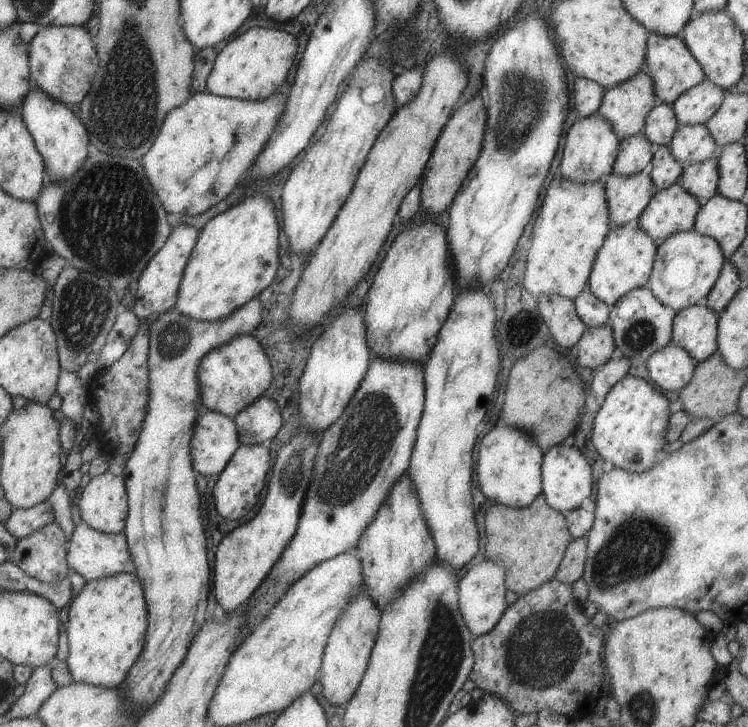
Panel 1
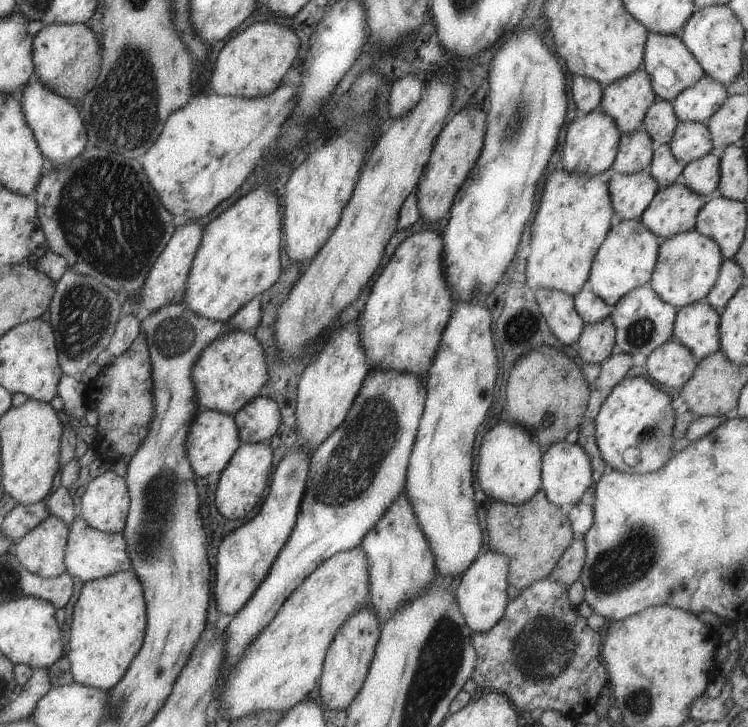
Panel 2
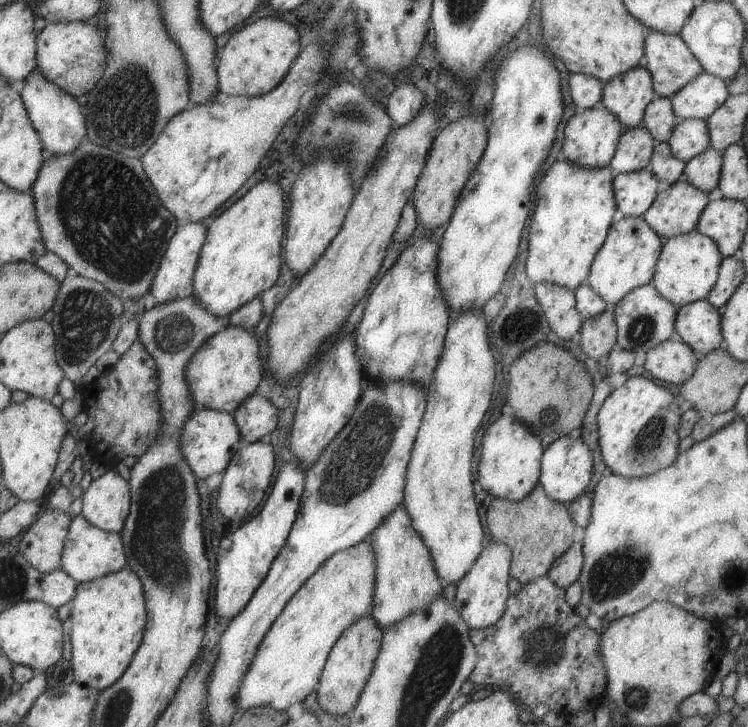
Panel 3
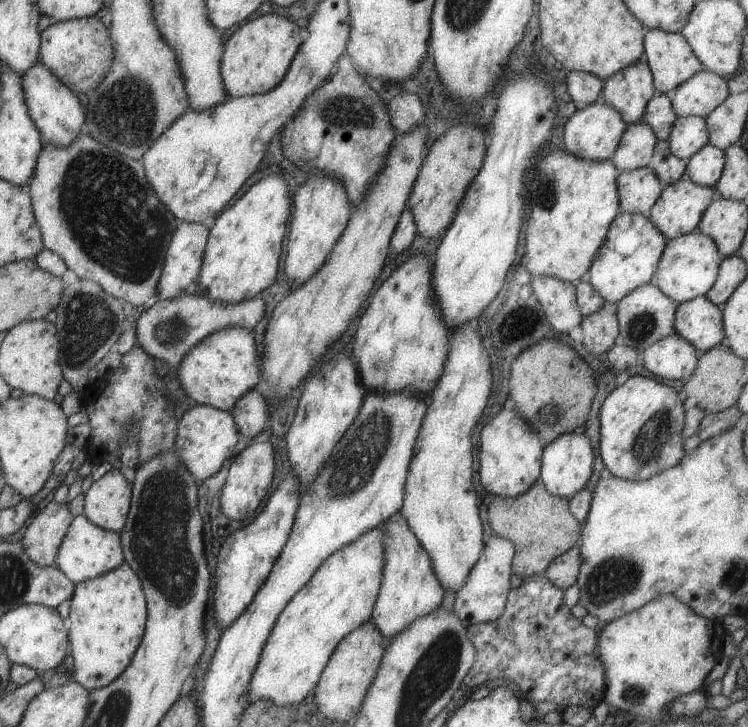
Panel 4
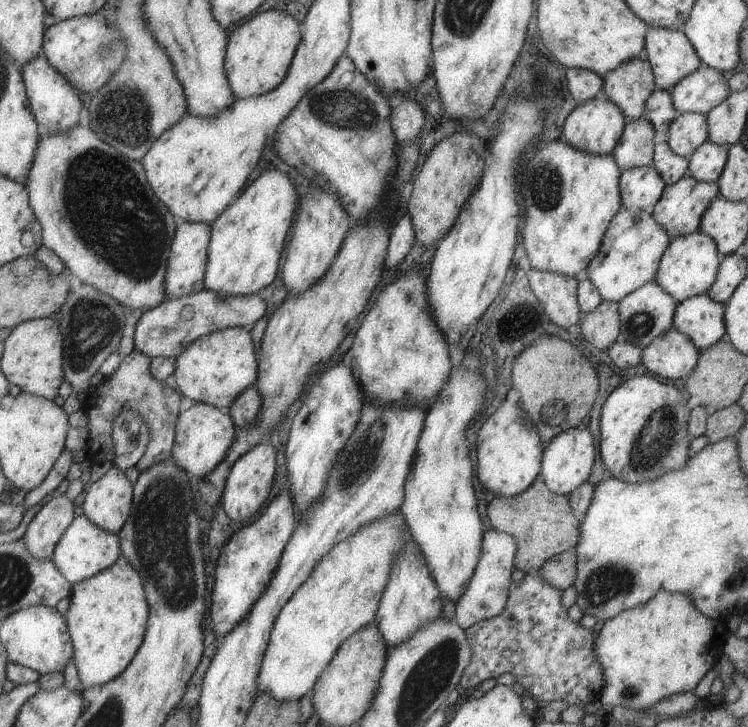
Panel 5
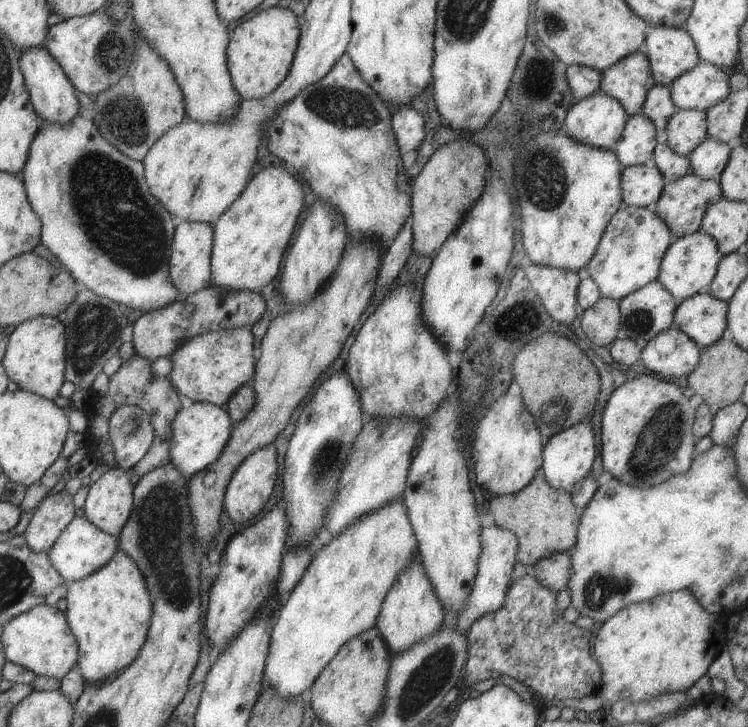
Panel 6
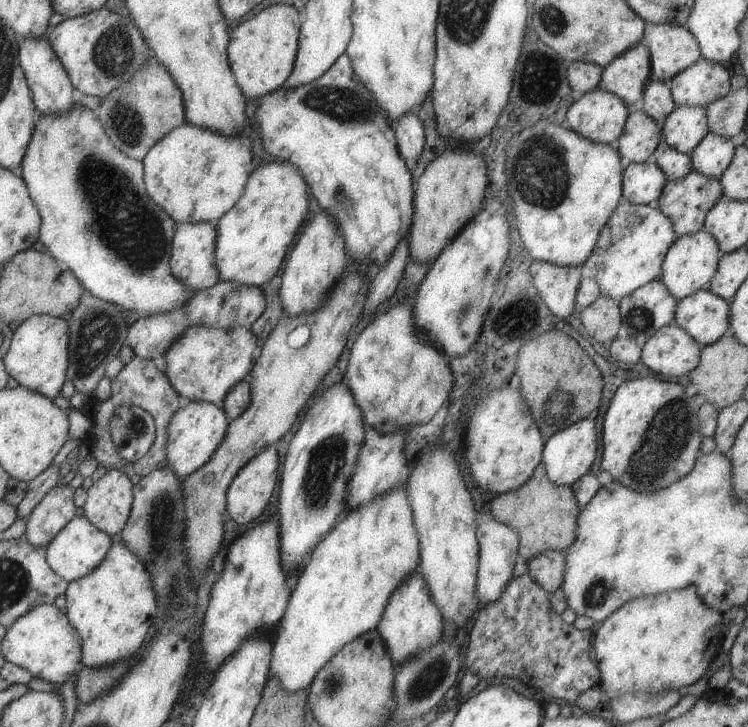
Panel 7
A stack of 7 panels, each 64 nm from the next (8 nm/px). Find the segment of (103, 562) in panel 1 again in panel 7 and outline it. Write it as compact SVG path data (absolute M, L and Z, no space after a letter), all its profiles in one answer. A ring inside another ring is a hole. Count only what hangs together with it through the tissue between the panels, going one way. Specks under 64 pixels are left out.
M74 517L66 526L63 526L62 530L59 530L51 540L51 544L46 547L45 559L49 568L69 584L93 572L107 556L107 550L111 548L113 541L113 537L97 530L86 517Z

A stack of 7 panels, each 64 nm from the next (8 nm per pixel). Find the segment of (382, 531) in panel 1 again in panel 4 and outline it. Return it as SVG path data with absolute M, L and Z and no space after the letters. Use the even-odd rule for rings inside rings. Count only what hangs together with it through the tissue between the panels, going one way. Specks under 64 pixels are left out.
M399 514L385 522L383 544L382 579L370 621L380 630L385 641L390 641L416 618L432 613L439 607L444 590L435 578L429 556Z

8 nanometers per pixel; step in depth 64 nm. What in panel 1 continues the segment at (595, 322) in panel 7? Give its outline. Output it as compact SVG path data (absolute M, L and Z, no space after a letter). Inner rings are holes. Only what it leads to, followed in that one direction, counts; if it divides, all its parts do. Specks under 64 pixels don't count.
M610 324L586 328L575 346L576 353L573 358L578 367L599 369L610 360L611 353L616 348Z

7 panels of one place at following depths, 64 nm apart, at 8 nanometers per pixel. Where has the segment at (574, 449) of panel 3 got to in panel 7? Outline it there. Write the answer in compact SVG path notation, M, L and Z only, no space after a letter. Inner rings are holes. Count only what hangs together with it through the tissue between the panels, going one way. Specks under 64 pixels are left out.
M583 418L568 428L559 429L545 439L542 449L542 464L549 482L557 486L571 486L575 480L589 472L589 468L597 456L597 430L591 418Z

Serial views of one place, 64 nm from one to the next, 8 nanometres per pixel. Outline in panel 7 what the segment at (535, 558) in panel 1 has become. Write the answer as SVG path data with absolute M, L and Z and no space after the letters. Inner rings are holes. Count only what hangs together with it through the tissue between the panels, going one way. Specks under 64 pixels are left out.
M540 463L531 478L516 490L489 497L491 516L511 528L518 536L518 557L525 562L543 550L565 551L577 538L578 514L581 508L570 486L549 482Z

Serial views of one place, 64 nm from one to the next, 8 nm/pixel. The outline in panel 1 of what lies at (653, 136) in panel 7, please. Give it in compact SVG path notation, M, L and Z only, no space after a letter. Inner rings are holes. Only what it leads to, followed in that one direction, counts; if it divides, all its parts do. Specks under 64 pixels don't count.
M642 133L623 138L618 143L618 152L612 172L619 176L633 176L648 170L652 160L653 145Z

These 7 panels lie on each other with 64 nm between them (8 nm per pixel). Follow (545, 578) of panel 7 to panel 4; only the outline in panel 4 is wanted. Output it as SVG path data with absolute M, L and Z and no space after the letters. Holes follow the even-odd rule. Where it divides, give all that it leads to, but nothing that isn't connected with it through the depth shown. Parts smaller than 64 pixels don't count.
M577 546L571 547L563 554L556 556L546 566L545 578L557 588L565 591L571 584L576 583L577 575L579 574L579 567L581 564L579 549Z

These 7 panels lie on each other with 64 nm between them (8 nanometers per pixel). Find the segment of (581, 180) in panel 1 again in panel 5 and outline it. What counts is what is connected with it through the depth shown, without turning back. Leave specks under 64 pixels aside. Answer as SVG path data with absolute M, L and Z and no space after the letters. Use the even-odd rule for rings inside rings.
M599 91L593 98L577 104L567 114L562 136L572 147L578 148L580 151L611 155L613 147L619 142L626 121L620 108L612 103L602 91Z

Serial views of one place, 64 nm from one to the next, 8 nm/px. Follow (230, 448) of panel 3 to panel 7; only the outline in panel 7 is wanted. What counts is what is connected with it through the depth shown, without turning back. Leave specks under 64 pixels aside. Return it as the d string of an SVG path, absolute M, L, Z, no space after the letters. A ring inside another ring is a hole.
M190 401L184 408L179 408L167 424L167 446L165 446L167 467L182 480L203 464L207 464L207 460L211 460L211 454L223 440L228 424L225 412L215 404Z

